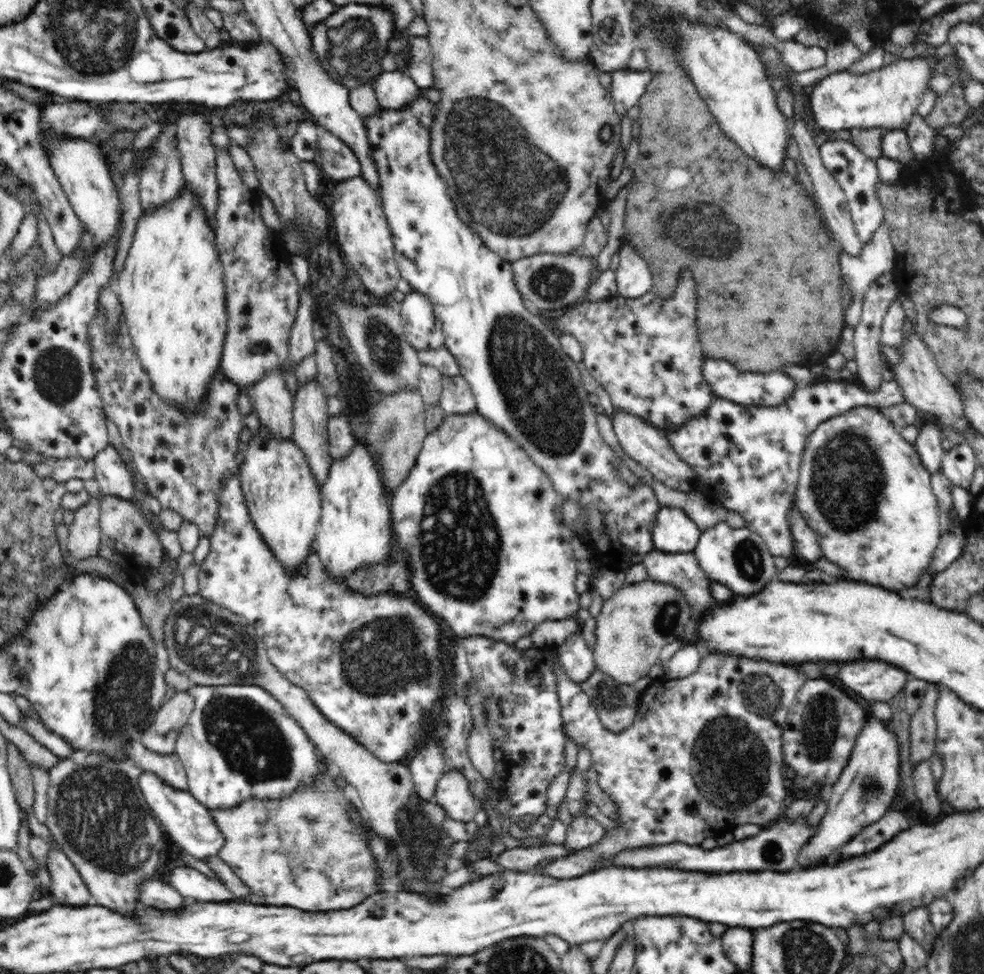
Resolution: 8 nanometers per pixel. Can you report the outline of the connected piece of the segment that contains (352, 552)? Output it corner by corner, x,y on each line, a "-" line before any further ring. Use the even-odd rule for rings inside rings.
355,441
348,456
332,460
328,478
319,490
322,505
313,548
331,578
347,579
360,566
368,568
386,562
392,542
390,495
383,483
377,457
368,447

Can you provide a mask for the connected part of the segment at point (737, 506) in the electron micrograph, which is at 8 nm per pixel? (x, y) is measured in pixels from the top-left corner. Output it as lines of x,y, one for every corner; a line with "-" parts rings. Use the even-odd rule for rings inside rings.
827,381
815,385
799,385
780,406
742,406
725,398
715,397
710,408
674,430
664,430
678,457
696,471
702,484
711,489
713,498
728,511
744,518
745,526
758,533
774,556
791,559
795,553
788,514
794,508
799,466
807,438
819,424
859,406
887,408
906,402
904,391
896,381
884,381
878,390
866,390
858,382

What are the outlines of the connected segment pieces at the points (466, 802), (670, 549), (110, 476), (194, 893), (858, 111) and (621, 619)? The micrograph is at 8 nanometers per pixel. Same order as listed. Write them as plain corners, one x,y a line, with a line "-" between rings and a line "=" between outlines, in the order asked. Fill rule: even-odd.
447,770
438,780
432,800
439,804
454,820
470,821
480,808
469,792
470,785
462,772
=
662,506
652,524
650,535
655,550
666,554
686,554
696,548
701,532
684,510
=
112,446
101,450
93,459
95,479
103,496
134,501
134,481
120,453
=
186,865
174,866
170,870
169,883
187,901
218,903
237,898
221,881
208,878
202,872
=
916,57
913,59
898,59
891,65
884,65
881,69
875,69
856,75
847,70
831,73
829,76
816,82
816,86
809,95
809,107
812,118
818,128
827,132
838,132
838,130
849,130
852,128
868,129
901,129
908,124
910,117
917,112
919,98
928,90
928,78
930,69
935,62
942,61
930,57
=
650,580
624,585
604,600
595,625
596,642
593,648
595,666
622,684
633,685
647,676
659,662
658,655
666,644
681,641
684,627
697,616
688,599
671,584

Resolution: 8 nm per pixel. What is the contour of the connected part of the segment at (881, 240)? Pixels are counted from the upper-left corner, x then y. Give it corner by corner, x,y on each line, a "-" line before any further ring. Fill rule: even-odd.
884,223
878,227
878,230
874,232
872,240
863,244
863,248
860,256
850,257
848,253
843,251
839,255
839,263
847,286
850,286
853,293
853,302
844,309
845,325
855,327
860,324
861,314
863,311
864,297
868,288
873,284
874,280
878,278
880,274
890,273
894,270
895,266
895,251
892,241
890,241
890,228
888,224

